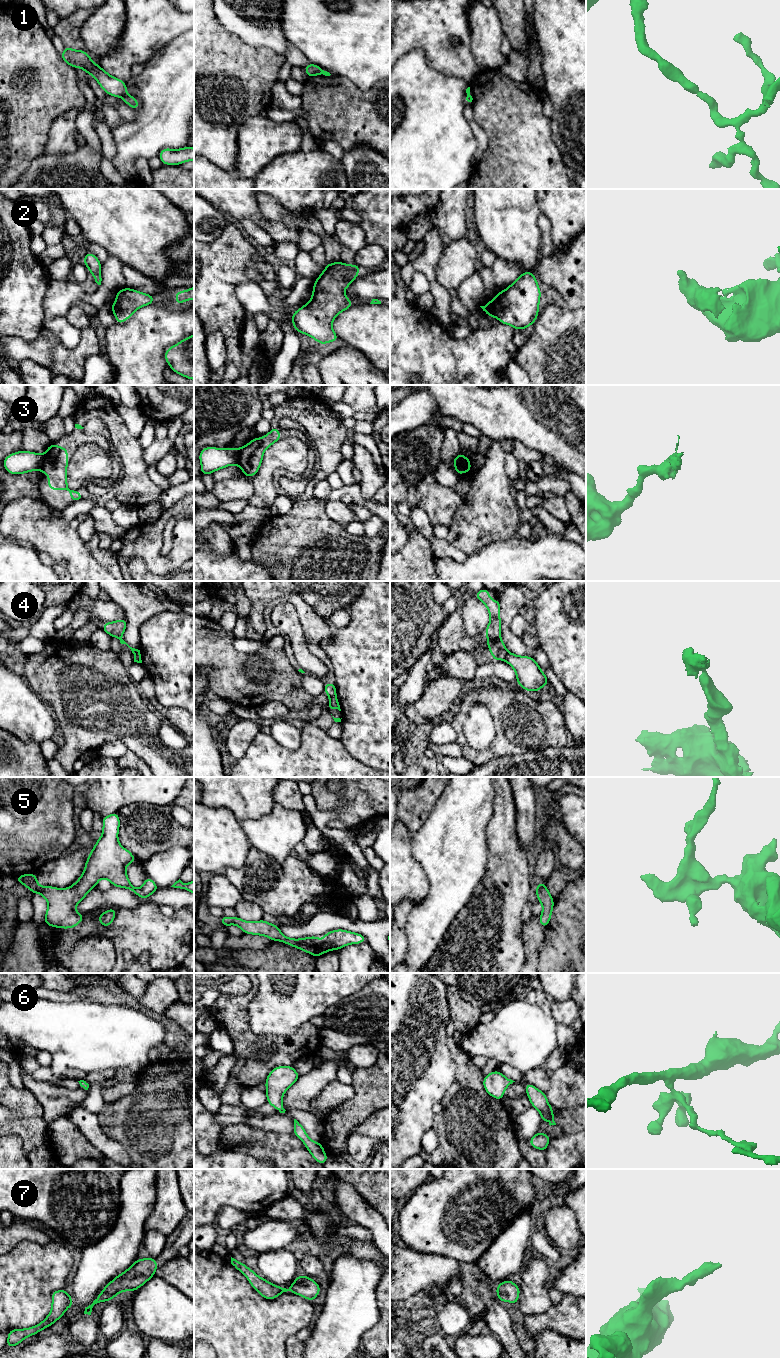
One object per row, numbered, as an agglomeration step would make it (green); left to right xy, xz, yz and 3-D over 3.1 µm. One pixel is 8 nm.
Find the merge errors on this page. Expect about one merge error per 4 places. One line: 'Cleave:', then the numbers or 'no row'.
Cleave: 1, 3, 4

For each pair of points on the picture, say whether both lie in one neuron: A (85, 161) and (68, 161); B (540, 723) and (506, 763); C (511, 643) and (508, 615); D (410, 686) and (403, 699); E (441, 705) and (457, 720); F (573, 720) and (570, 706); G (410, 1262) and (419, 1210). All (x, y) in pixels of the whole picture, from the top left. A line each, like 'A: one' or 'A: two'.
A: one
B: two
C: one
D: one
E: two
F: one
G: two

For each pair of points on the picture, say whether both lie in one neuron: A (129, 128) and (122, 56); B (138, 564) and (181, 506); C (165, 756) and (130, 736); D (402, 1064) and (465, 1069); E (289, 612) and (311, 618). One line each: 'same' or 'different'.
A: different
B: different
C: same
D: different
E: different

